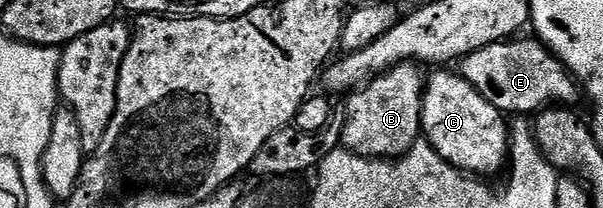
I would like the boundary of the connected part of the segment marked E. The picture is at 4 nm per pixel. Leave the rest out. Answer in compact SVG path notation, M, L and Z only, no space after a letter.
M514 37L509 41L493 43L476 53L464 56L460 60L460 73L466 78L468 85L476 88L480 97L484 97L492 105L496 105L496 109L503 113L511 113L510 111L537 113L555 105L574 105L578 95L580 99L580 88L578 82L574 80L574 76L543 43L538 42L537 38L522 38Z

